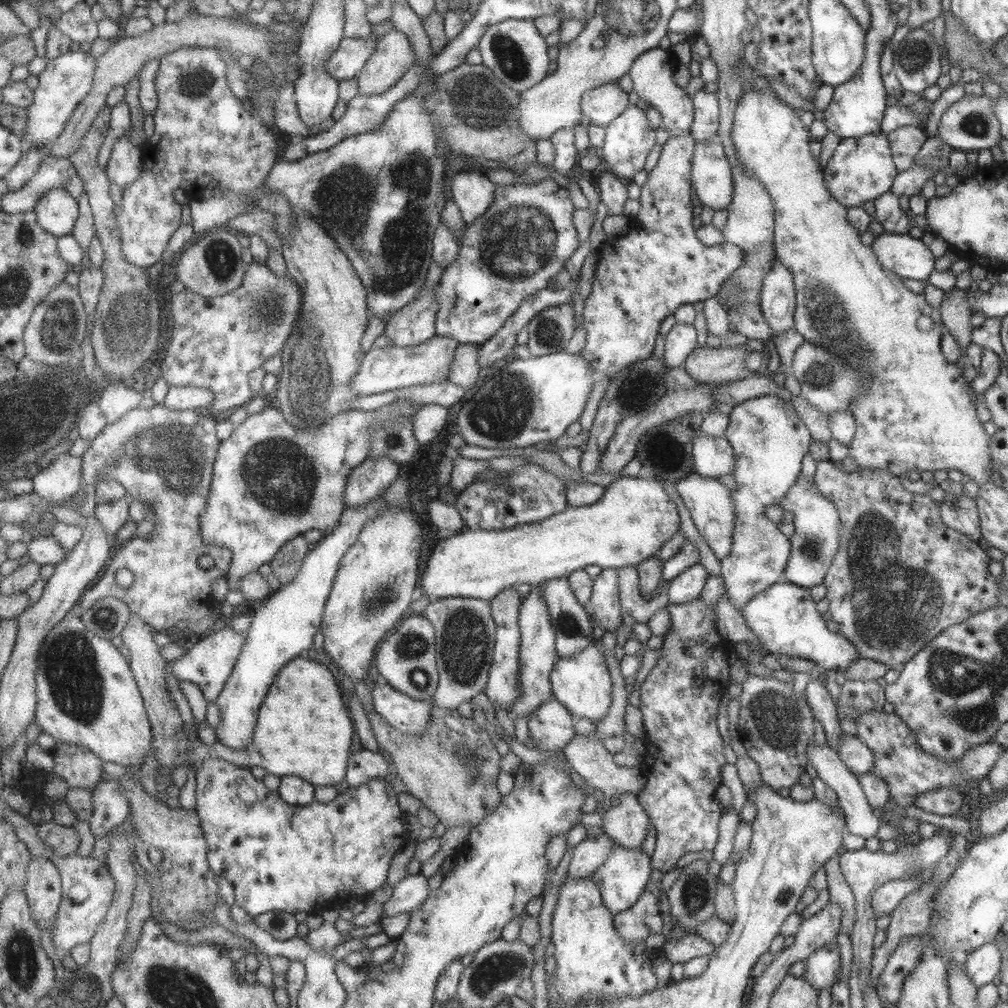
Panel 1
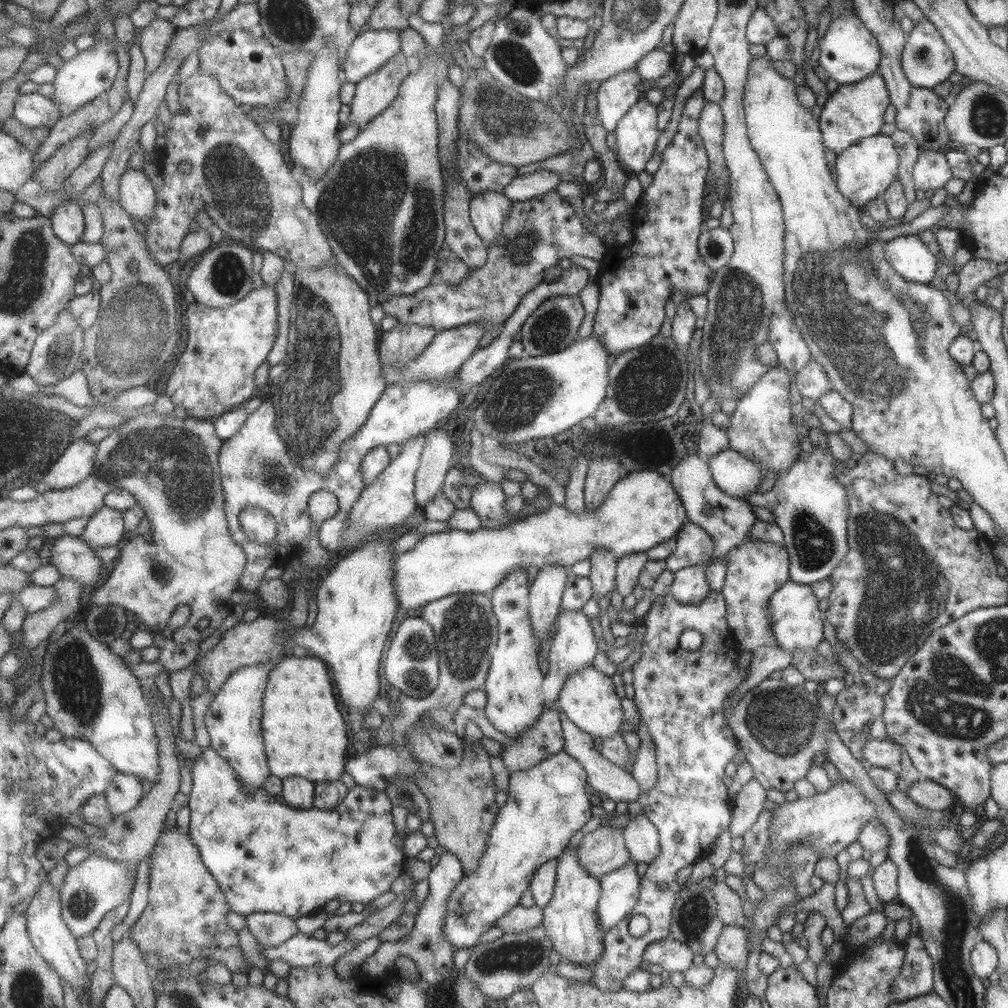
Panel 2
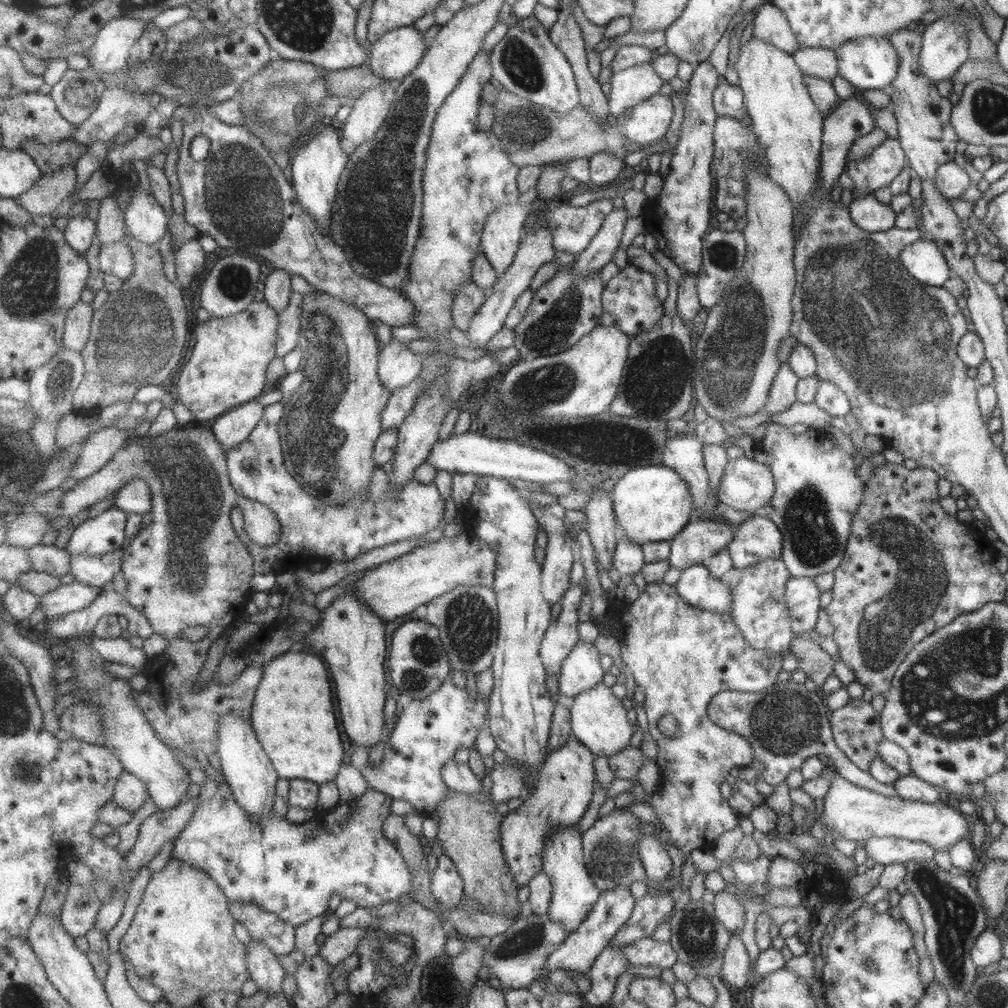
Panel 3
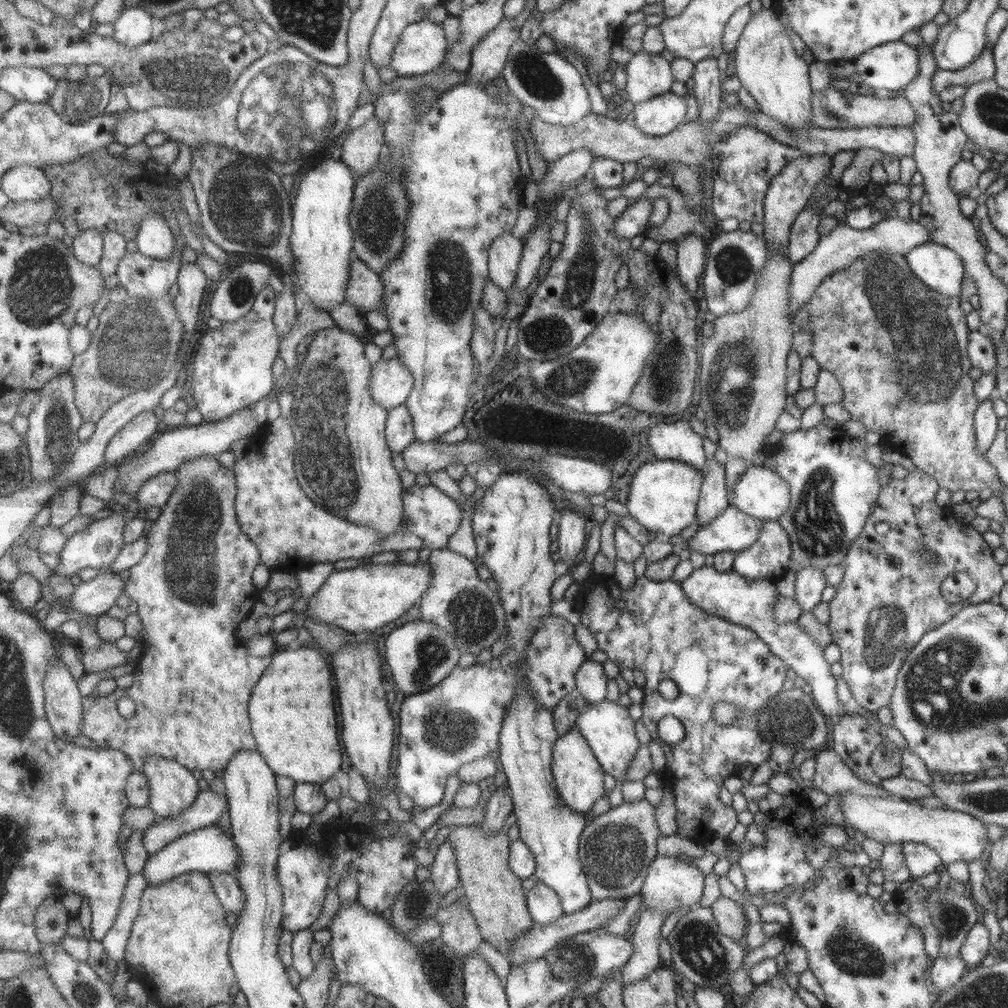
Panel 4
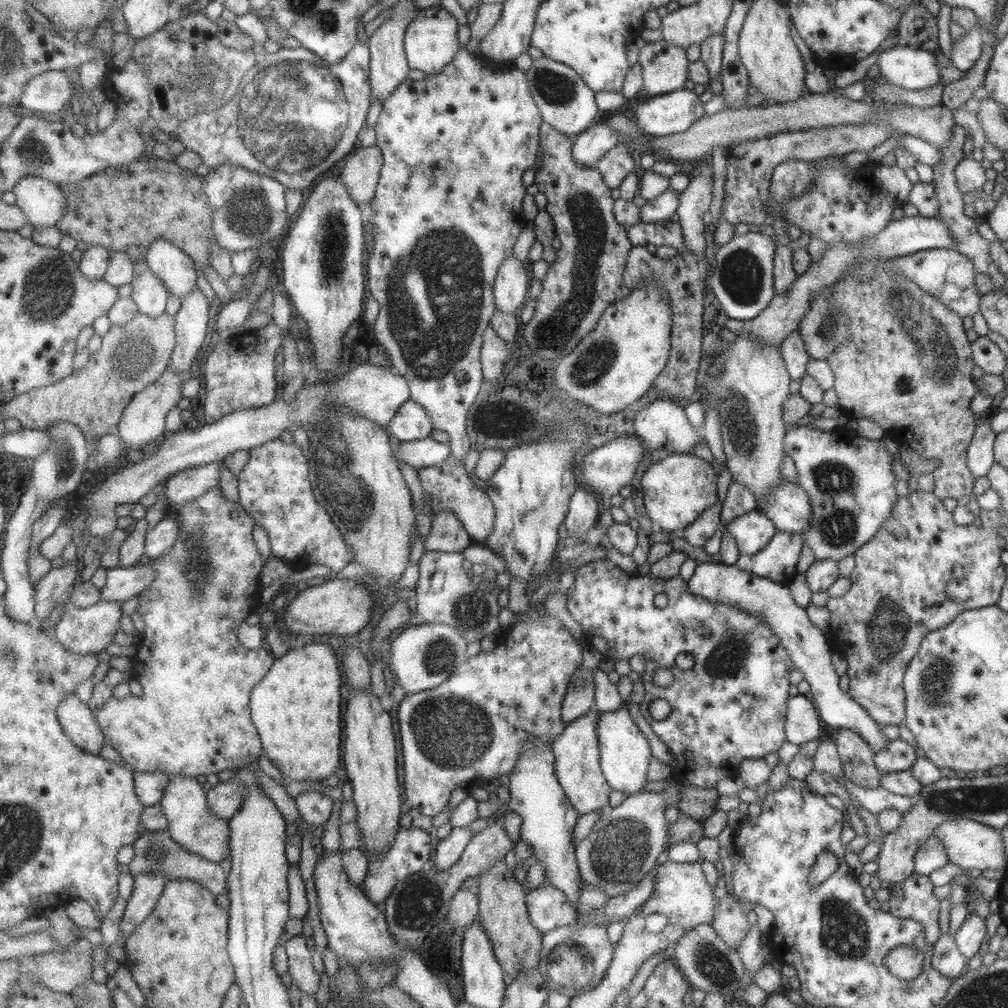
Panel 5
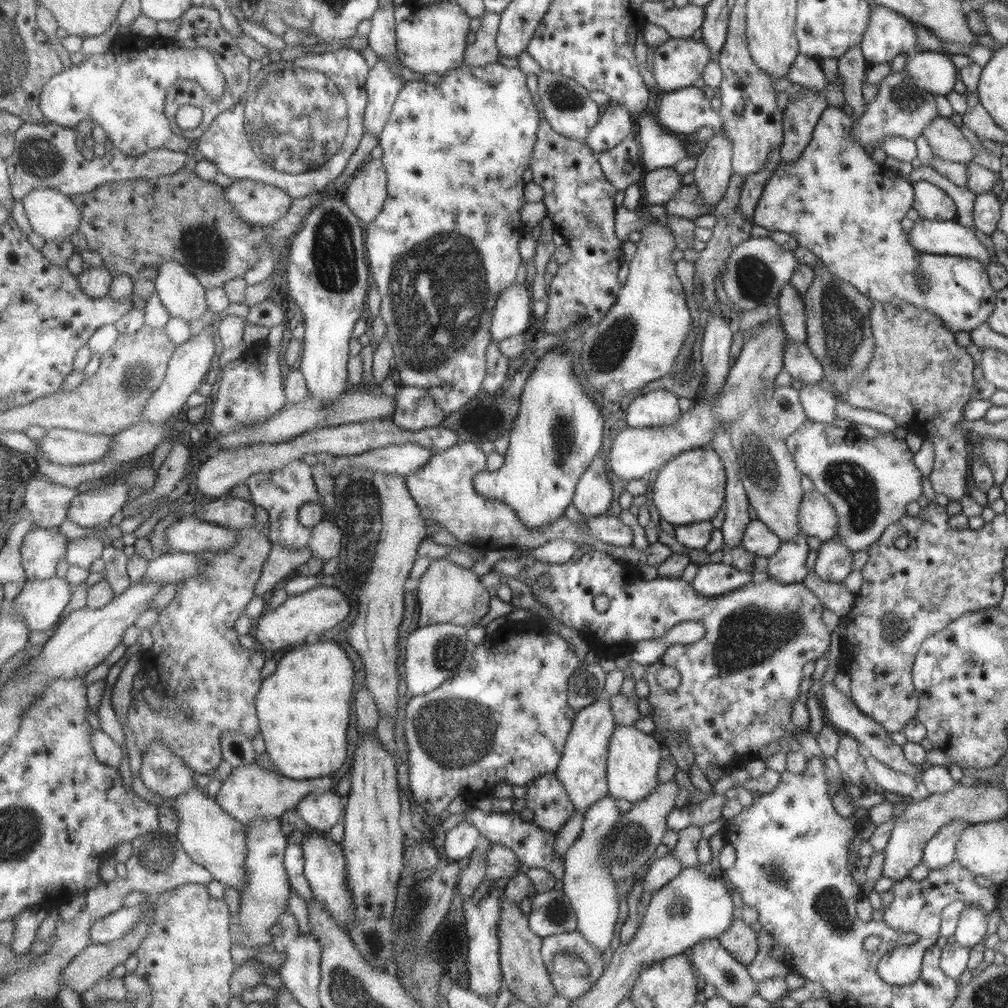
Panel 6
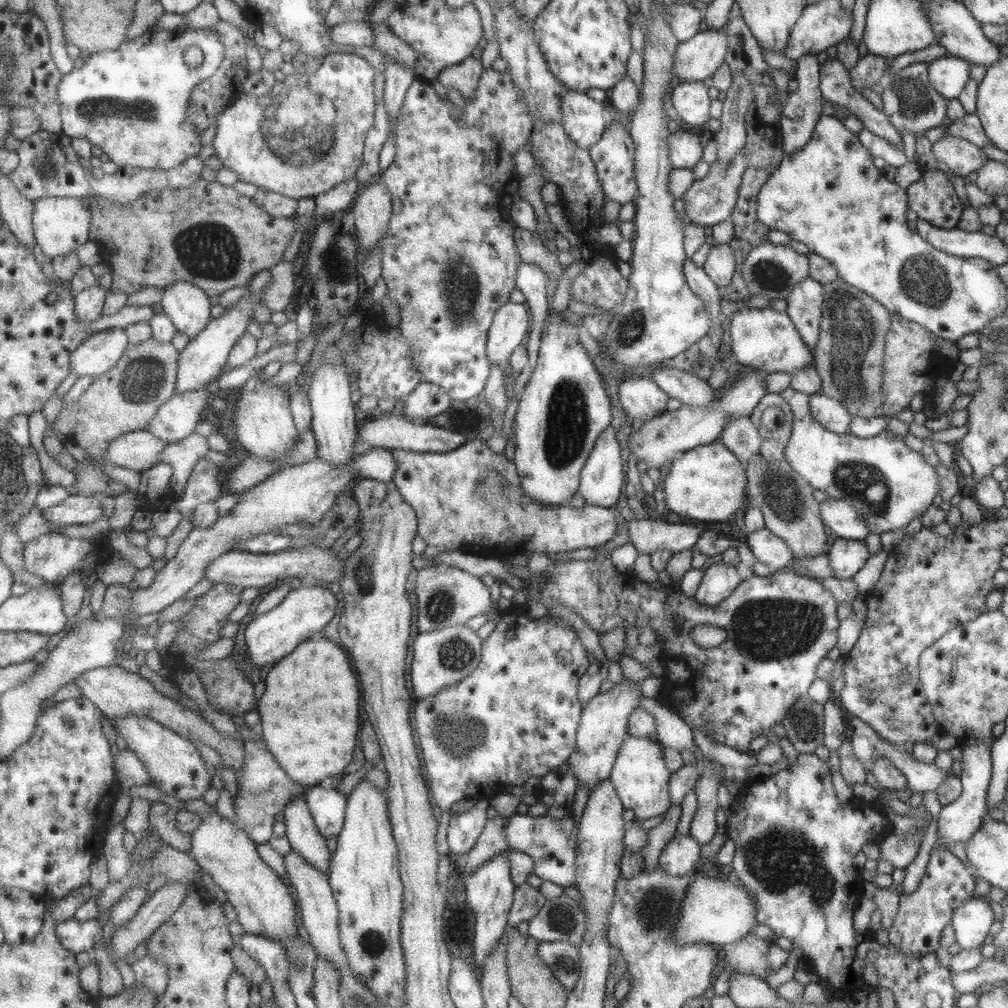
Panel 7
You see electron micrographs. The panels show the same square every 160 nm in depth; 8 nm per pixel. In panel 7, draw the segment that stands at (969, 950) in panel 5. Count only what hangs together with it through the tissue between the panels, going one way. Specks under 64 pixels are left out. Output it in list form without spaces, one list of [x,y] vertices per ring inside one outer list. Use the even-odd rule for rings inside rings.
[[[980,896],[969,897],[963,901],[950,918],[954,937],[961,949],[974,949],[983,945],[993,922],[993,913],[988,899]]]

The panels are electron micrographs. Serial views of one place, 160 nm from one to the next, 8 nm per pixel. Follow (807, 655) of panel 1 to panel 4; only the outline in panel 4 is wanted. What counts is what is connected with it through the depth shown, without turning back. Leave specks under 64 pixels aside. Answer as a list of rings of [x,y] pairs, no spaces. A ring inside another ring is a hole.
[[[800,568],[796,572],[793,599],[800,604],[802,612],[810,612],[820,601],[826,585],[825,575],[820,568]]]

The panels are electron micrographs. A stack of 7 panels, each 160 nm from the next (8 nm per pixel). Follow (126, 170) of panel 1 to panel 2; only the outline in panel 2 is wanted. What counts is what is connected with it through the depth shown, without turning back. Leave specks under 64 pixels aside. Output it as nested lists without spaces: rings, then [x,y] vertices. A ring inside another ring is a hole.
[[[129,169],[121,179],[120,203],[144,226],[156,214],[158,190],[146,172]]]

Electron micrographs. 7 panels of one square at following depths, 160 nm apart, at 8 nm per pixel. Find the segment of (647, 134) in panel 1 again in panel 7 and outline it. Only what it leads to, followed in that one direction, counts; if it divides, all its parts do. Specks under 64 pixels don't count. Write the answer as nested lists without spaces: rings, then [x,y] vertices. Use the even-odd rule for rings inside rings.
[[[703,81],[675,82],[671,89],[671,102],[685,126],[701,126],[709,120],[709,96]]]

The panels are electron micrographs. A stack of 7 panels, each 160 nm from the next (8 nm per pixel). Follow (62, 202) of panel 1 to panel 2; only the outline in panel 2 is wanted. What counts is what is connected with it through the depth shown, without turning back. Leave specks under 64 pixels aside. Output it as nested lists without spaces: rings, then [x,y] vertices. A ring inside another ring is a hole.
[[[69,199],[56,208],[52,208],[50,219],[56,236],[71,246],[81,243],[85,234],[85,214],[77,201]]]

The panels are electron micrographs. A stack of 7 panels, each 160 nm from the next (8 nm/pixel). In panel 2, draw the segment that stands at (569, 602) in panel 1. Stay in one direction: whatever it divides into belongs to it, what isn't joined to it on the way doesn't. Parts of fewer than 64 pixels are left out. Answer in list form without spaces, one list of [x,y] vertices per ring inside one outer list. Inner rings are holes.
[[[561,610],[555,622],[558,624],[558,629],[547,653],[549,668],[541,685],[544,704],[550,700],[551,702],[557,701],[563,683],[566,682],[568,676],[574,674],[576,670],[582,670],[590,664],[593,665],[593,657],[597,654],[595,636],[591,631],[590,620],[581,611]]]

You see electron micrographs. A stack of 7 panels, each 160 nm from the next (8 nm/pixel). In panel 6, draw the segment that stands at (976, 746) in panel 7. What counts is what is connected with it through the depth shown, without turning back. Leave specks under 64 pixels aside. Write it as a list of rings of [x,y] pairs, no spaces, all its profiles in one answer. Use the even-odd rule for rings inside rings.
[[[953,819],[941,826],[925,843],[921,858],[923,866],[928,870],[937,870],[953,864],[957,858],[956,843],[968,824],[970,822],[963,819]]]

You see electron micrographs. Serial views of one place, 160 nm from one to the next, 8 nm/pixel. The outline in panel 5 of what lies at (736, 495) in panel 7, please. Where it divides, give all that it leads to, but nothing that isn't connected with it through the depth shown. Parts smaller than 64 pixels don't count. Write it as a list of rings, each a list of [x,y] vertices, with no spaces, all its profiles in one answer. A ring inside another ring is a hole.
[[[668,453],[668,456],[651,462],[642,474],[640,485],[646,517],[653,527],[672,535],[680,533],[697,519],[706,508],[714,505],[716,468],[711,463],[689,453]]]

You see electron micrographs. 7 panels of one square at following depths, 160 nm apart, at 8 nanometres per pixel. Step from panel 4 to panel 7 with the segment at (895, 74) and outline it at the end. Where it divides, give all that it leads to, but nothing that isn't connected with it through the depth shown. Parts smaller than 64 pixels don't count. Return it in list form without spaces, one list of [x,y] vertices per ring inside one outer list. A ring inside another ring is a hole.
[[[946,54],[928,63],[927,76],[932,87],[943,98],[958,98],[969,78],[969,63]]]

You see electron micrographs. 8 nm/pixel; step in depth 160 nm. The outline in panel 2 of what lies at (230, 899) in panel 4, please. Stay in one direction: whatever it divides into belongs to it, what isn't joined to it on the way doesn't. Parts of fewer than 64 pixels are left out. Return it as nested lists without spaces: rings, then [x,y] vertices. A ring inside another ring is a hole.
[[[254,912],[245,916],[247,927],[262,946],[281,946],[300,933],[298,922],[277,912]]]

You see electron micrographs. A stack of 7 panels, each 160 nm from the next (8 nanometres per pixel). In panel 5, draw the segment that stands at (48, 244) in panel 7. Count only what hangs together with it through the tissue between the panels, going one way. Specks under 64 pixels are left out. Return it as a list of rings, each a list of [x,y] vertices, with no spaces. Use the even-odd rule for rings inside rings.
[[[31,174],[21,179],[13,192],[17,198],[15,204],[35,227],[58,226],[68,214],[65,191],[54,182]]]

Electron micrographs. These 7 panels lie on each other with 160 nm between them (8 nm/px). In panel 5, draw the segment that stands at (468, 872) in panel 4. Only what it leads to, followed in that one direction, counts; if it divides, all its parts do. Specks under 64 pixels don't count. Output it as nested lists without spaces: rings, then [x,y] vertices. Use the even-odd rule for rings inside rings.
[[[501,859],[489,871],[475,877],[479,880],[475,890],[478,896],[478,920],[489,937],[495,958],[504,974],[515,978],[522,970],[530,970],[534,966],[538,968],[543,933],[530,923],[526,895],[521,883],[514,878],[514,872],[507,870],[504,859]]]

